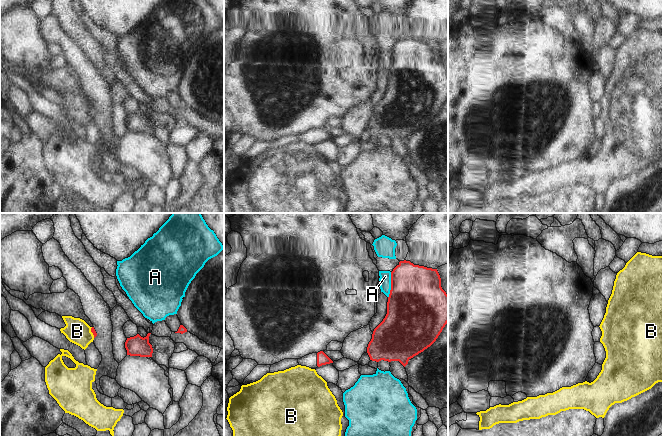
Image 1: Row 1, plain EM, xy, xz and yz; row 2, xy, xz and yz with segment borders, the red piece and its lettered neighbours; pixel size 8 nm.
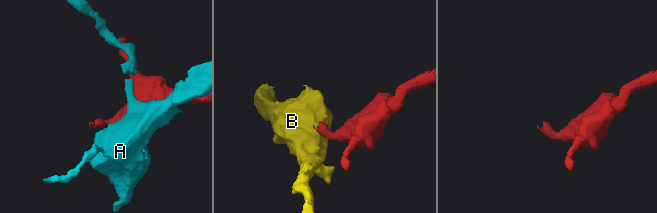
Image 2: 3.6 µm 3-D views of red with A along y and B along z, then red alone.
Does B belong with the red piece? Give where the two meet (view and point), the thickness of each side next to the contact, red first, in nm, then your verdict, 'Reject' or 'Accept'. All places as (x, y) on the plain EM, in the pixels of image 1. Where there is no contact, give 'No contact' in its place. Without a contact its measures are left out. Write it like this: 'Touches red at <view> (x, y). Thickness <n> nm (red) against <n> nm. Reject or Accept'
Touches red at xy (91, 107). Thickness 40 nm (red) against 200 nm. Reject

